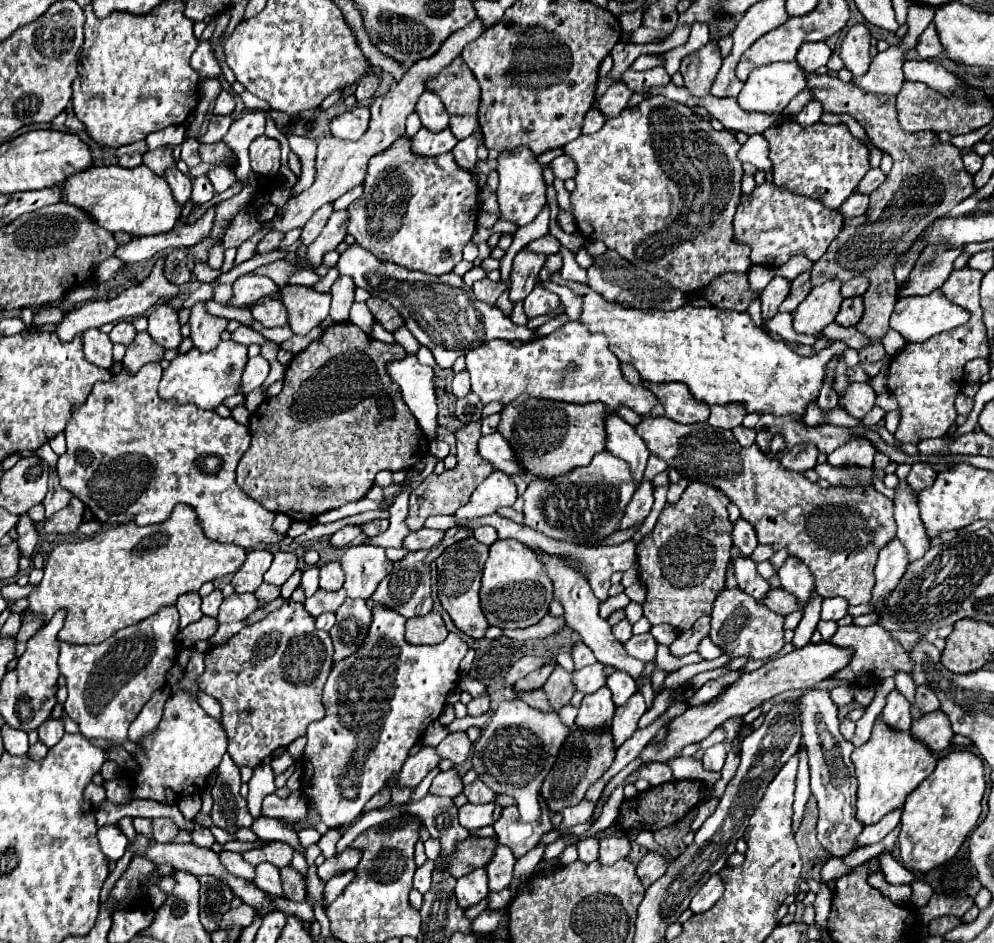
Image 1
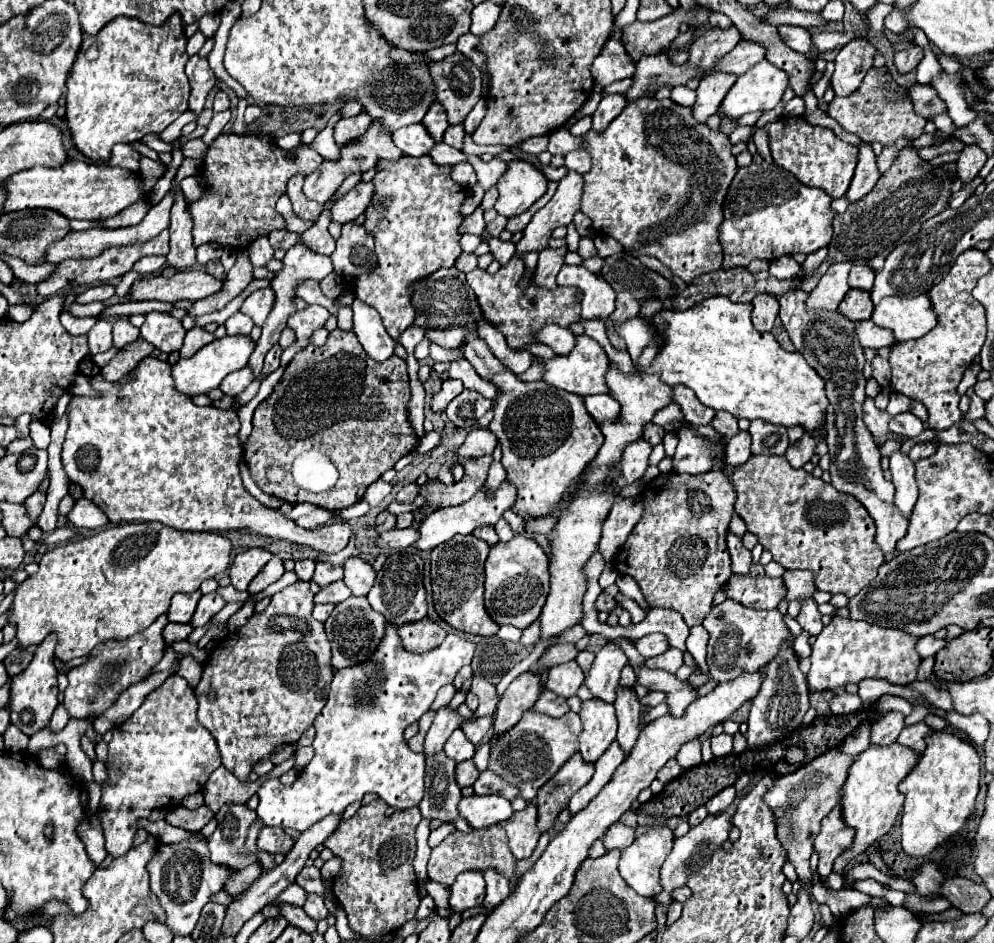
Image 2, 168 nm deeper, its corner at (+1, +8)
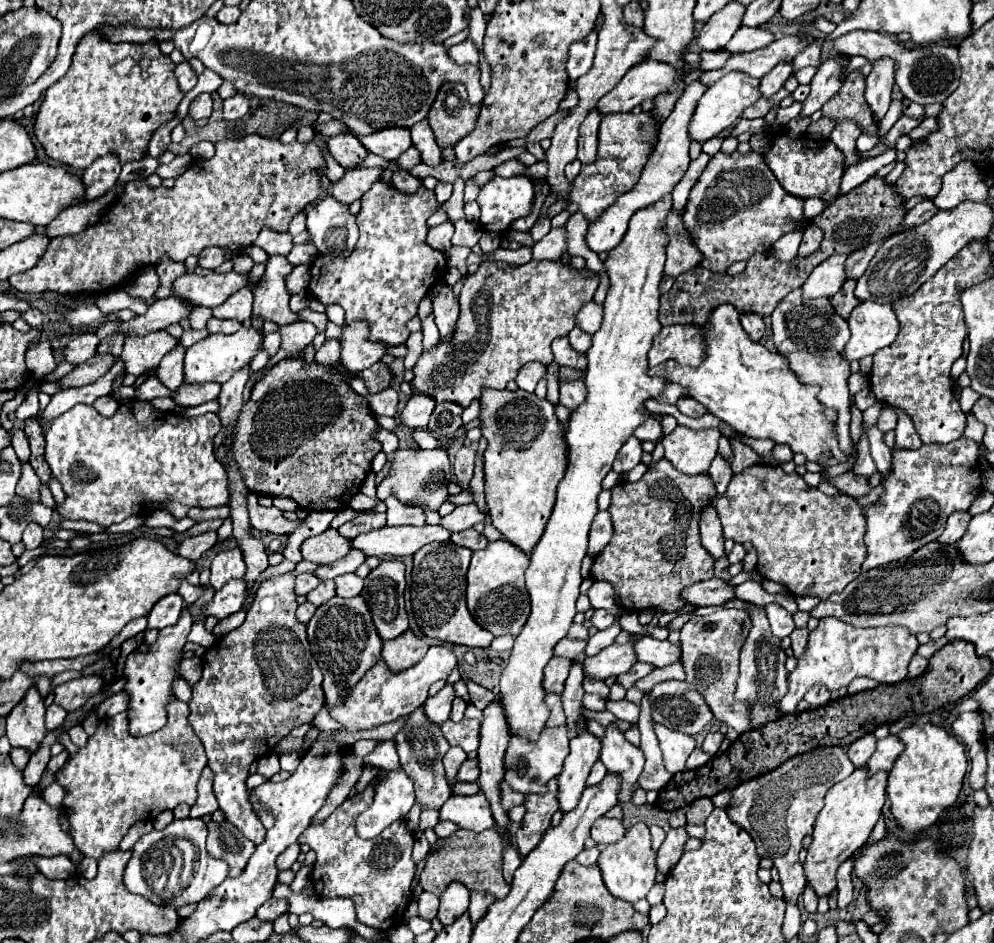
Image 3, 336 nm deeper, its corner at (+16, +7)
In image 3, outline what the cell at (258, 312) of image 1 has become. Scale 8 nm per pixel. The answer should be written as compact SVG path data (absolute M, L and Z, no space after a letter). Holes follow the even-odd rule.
M244 287L240 291L236 291L234 295L230 295L222 305L212 309L212 315L216 319L236 319L236 321L246 321L252 317L252 289Z

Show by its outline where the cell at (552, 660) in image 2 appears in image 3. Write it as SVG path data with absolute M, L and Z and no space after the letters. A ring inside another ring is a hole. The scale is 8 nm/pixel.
M564 639L556 645L554 655L566 657L566 659L576 659L580 653L584 653L588 641L578 641L578 639Z

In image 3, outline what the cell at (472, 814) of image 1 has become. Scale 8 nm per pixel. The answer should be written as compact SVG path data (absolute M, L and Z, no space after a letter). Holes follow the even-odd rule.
M482 793L462 797L462 795L450 795L448 801L440 809L442 821L452 821L462 829L480 833L494 827L490 803Z

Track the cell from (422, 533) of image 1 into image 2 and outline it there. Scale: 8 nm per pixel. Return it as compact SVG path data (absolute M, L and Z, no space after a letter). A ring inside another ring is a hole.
M413 526L403 528L403 530L393 528L393 530L383 532L383 534L379 536L377 544L379 544L381 548L407 548L407 546L413 546L417 538L419 538L419 532L417 532L417 528L413 528Z

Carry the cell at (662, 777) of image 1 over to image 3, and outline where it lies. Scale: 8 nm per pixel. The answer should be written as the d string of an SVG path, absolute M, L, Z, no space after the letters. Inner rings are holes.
M648 691L644 693L642 705L640 705L640 721L638 721L638 729L642 733L642 743L640 749L644 751L646 757L646 767L638 779L638 785L644 791L658 791L662 789L668 781L670 781L670 773L664 769L664 761L662 761L662 751L654 733L654 721L650 715L650 699L648 699Z

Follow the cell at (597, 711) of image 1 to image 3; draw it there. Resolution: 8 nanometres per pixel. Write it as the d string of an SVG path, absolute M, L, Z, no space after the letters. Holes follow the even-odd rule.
M582 725L580 735L570 741L570 755L564 761L564 773L558 777L558 803L562 813L572 811L580 801L588 773L598 757L600 741L586 729L586 725Z

